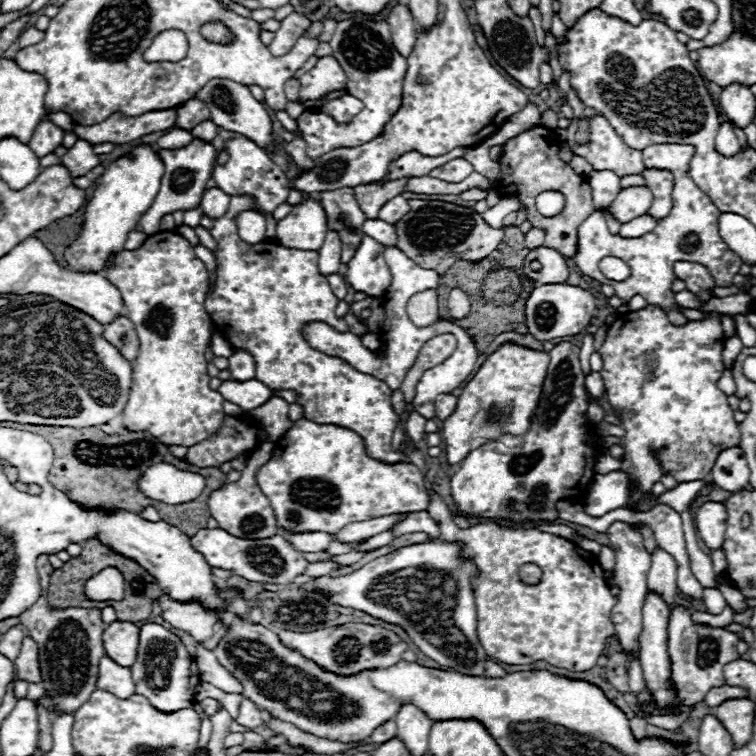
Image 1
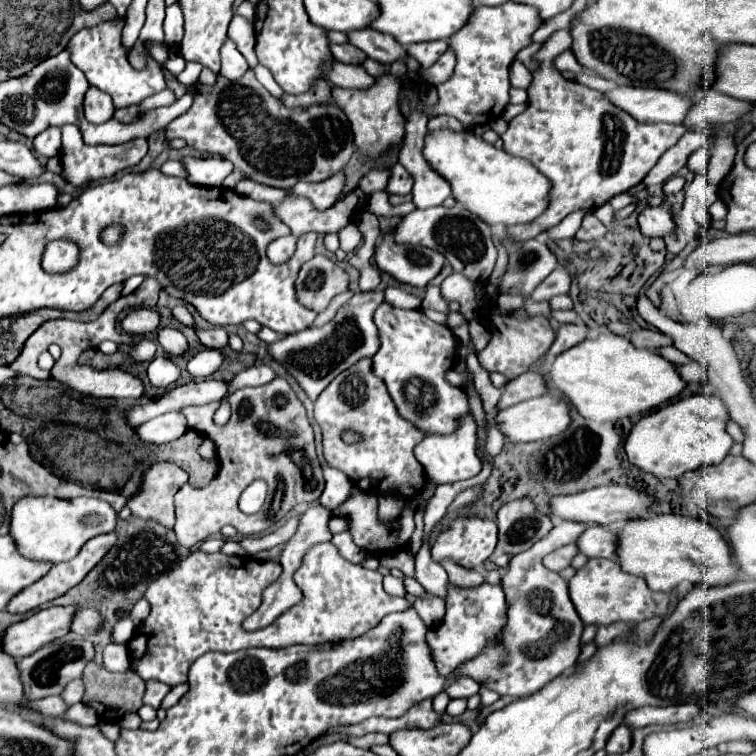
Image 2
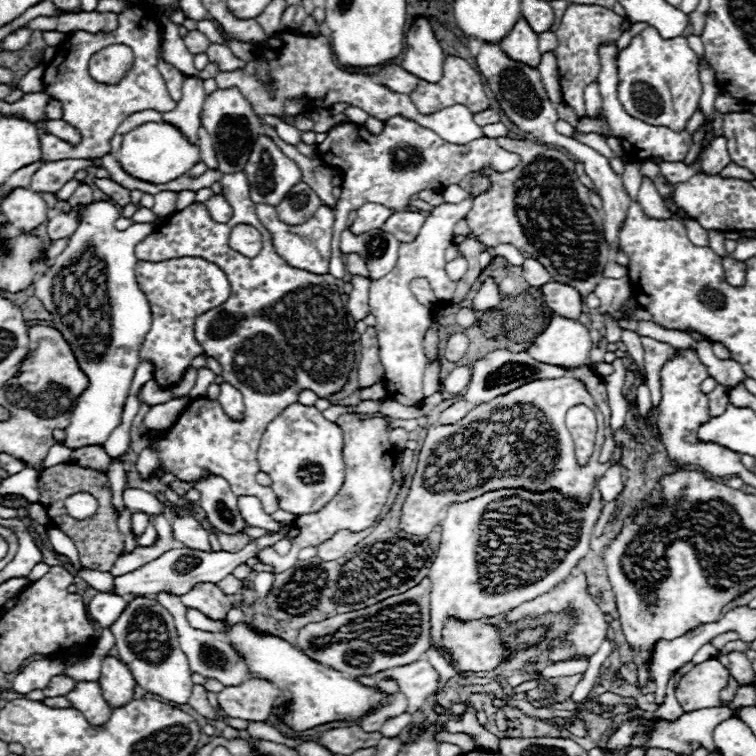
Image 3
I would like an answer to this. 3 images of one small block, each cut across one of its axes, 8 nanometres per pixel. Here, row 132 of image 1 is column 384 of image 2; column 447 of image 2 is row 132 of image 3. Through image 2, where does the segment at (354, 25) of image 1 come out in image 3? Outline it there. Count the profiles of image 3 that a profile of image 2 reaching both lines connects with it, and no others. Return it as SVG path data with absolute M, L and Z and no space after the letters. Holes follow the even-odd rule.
M392 116L384 120L384 130L380 134L372 134L364 126L358 126L354 122L350 124L338 124L332 126L326 132L326 140L318 144L320 156L328 160L328 166L336 168L342 176L342 196L336 202L336 222L334 222L334 240L332 240L332 258L330 258L330 274L338 280L346 278L348 272L344 268L344 254L340 252L340 234L346 228L348 214L352 210L358 210L360 206L374 202L382 204L390 210L404 212L408 210L408 204L414 194L426 188L446 188L444 200L458 204L468 198L468 192L458 184L466 174L478 172L484 164L490 164L494 170L510 170L520 162L520 158L512 152L506 152L498 146L496 138L478 138L468 144L456 146L446 140L442 140L432 130L420 126L414 120L408 120L404 116ZM446 146L450 150L450 158L438 158L438 148Z

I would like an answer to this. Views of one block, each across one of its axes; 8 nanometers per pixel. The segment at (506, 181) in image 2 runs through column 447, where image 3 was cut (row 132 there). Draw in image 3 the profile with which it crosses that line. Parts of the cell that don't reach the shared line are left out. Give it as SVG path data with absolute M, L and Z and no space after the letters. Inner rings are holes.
M148 122L124 136L122 146L116 152L116 160L124 172L134 178L150 184L164 184L178 178L180 174L186 174L196 162L200 162L200 150L198 146L190 144L188 138L184 138L174 126L164 122Z

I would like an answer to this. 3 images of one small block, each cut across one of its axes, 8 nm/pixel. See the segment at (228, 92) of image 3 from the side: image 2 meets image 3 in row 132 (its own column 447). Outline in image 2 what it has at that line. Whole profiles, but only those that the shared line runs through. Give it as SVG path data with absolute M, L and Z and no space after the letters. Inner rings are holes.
M456 204L454 208L428 208L428 210L414 210L398 222L394 228L394 240L396 244L412 244L412 246L426 246L432 250L438 250L456 272L462 272L472 282L488 280L494 264L496 264L496 246L492 242L490 226L470 214L464 206Z

